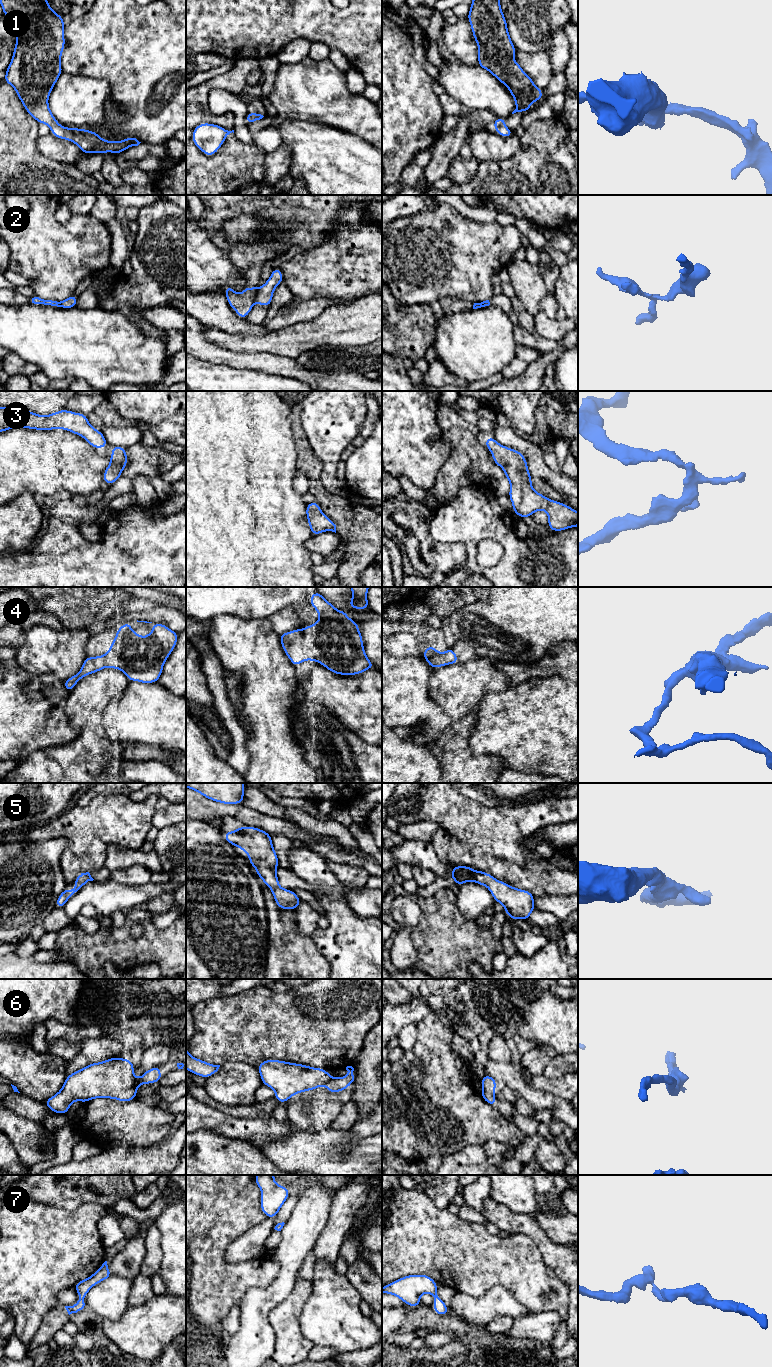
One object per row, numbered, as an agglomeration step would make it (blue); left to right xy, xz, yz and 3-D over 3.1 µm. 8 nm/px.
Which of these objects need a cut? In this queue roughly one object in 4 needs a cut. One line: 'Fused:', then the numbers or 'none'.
Fused: 2, 6

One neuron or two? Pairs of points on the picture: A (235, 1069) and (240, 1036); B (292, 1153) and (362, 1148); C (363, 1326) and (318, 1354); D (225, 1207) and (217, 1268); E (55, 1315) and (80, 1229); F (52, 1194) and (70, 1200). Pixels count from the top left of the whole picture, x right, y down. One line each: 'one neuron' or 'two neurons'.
A: two neurons
B: one neuron
C: two neurons
D: one neuron
E: two neurons
F: one neuron

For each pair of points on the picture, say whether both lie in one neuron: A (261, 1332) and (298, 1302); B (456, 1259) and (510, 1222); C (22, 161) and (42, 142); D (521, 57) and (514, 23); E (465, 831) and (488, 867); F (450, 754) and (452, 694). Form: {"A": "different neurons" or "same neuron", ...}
{"A": "different neurons", "B": "different neurons", "C": "different neurons", "D": "different neurons", "E": "different neurons", "F": "same neuron"}

